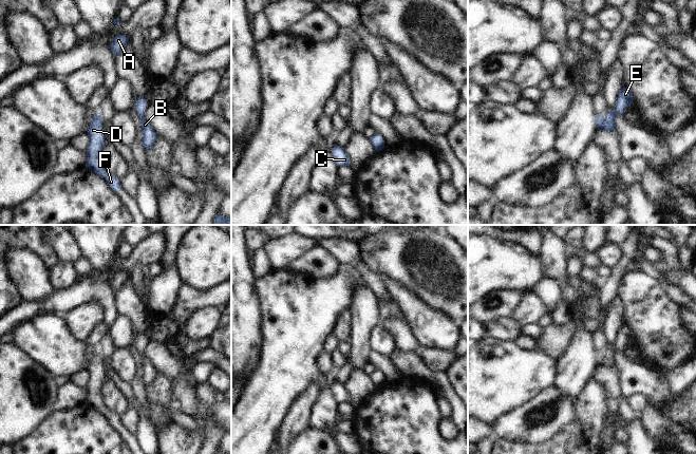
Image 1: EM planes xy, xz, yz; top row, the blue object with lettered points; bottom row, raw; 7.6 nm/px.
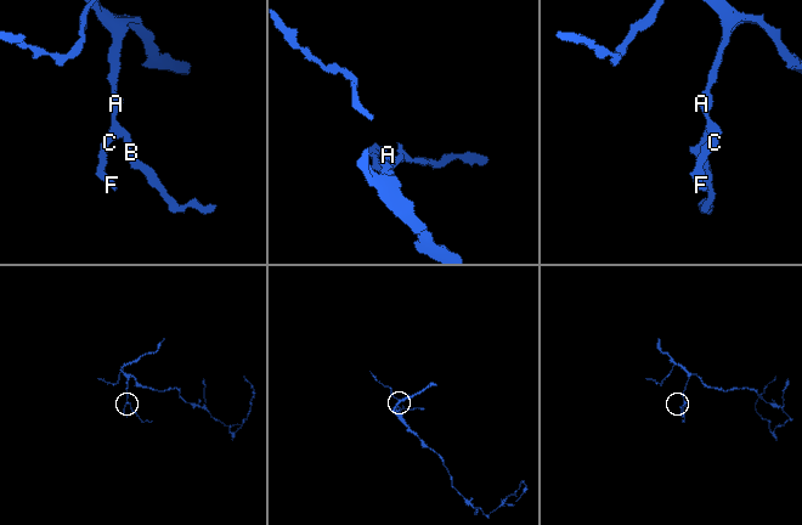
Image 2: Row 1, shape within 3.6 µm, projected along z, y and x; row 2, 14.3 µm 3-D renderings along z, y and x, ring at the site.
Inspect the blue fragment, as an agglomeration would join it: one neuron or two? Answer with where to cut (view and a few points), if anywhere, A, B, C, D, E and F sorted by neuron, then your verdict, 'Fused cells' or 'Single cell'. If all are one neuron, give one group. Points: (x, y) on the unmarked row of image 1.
No split. Groups: A B C D E F. Single cell

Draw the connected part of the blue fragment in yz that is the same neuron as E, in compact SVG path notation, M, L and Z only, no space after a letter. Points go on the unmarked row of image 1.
M623 323L618 332L615 345L608 346L605 353L596 353L597 364L614 368L616 366L616 352L623 352L631 340L633 340L633 329Z

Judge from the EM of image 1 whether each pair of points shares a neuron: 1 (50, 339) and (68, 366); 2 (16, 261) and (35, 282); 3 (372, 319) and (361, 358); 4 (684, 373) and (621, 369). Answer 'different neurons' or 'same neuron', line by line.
1: same neuron
2: same neuron
3: same neuron
4: same neuron

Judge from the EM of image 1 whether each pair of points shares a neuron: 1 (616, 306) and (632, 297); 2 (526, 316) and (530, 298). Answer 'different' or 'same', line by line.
1: different
2: same

